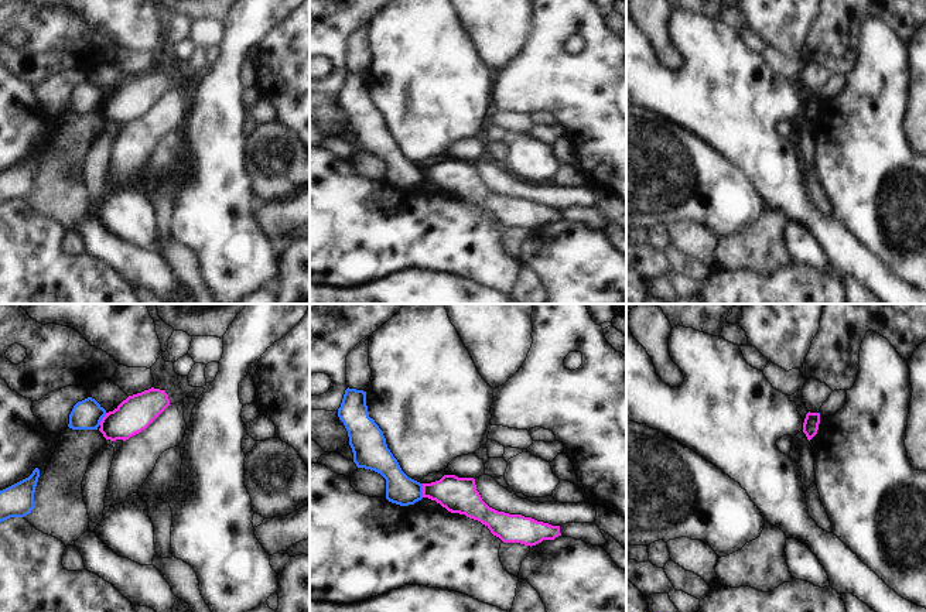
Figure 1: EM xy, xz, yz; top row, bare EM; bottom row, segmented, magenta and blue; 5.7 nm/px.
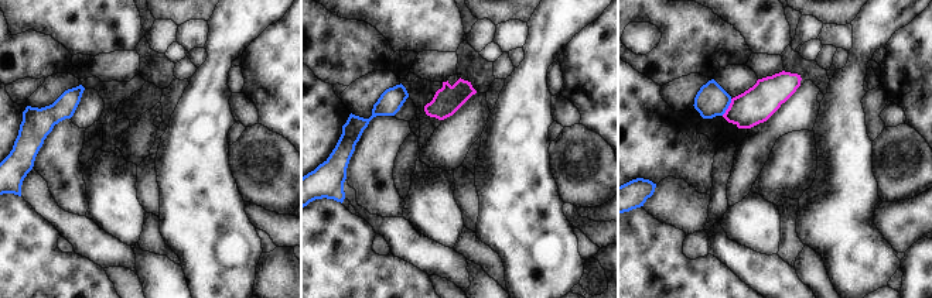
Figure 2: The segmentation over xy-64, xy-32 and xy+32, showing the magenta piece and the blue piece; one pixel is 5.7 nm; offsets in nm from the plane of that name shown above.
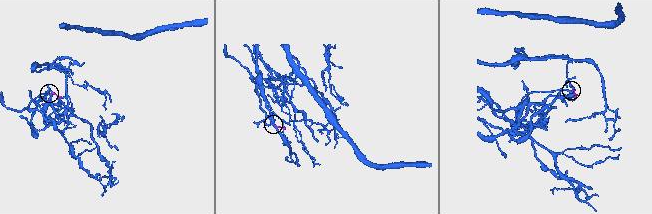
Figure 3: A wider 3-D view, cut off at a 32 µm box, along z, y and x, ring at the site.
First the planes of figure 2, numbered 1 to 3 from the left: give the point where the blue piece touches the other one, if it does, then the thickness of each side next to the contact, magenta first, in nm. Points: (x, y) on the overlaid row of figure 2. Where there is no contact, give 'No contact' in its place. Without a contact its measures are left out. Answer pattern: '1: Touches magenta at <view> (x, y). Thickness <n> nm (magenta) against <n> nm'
1: No contact
2: No contact
3: Touches magenta at xy+32 (729, 108). Thickness 200 nm (magenta) against 180 nm.

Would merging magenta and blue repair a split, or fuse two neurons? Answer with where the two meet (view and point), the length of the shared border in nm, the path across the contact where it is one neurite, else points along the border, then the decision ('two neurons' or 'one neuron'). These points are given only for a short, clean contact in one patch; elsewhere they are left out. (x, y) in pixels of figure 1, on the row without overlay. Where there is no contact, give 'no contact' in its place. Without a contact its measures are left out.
contact xz (423, 174); length 80 nm; border xz (422, 167), (423, 180); two neurons

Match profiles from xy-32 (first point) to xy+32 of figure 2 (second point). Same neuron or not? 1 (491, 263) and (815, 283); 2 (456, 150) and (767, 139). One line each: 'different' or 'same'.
1: same
2: same

